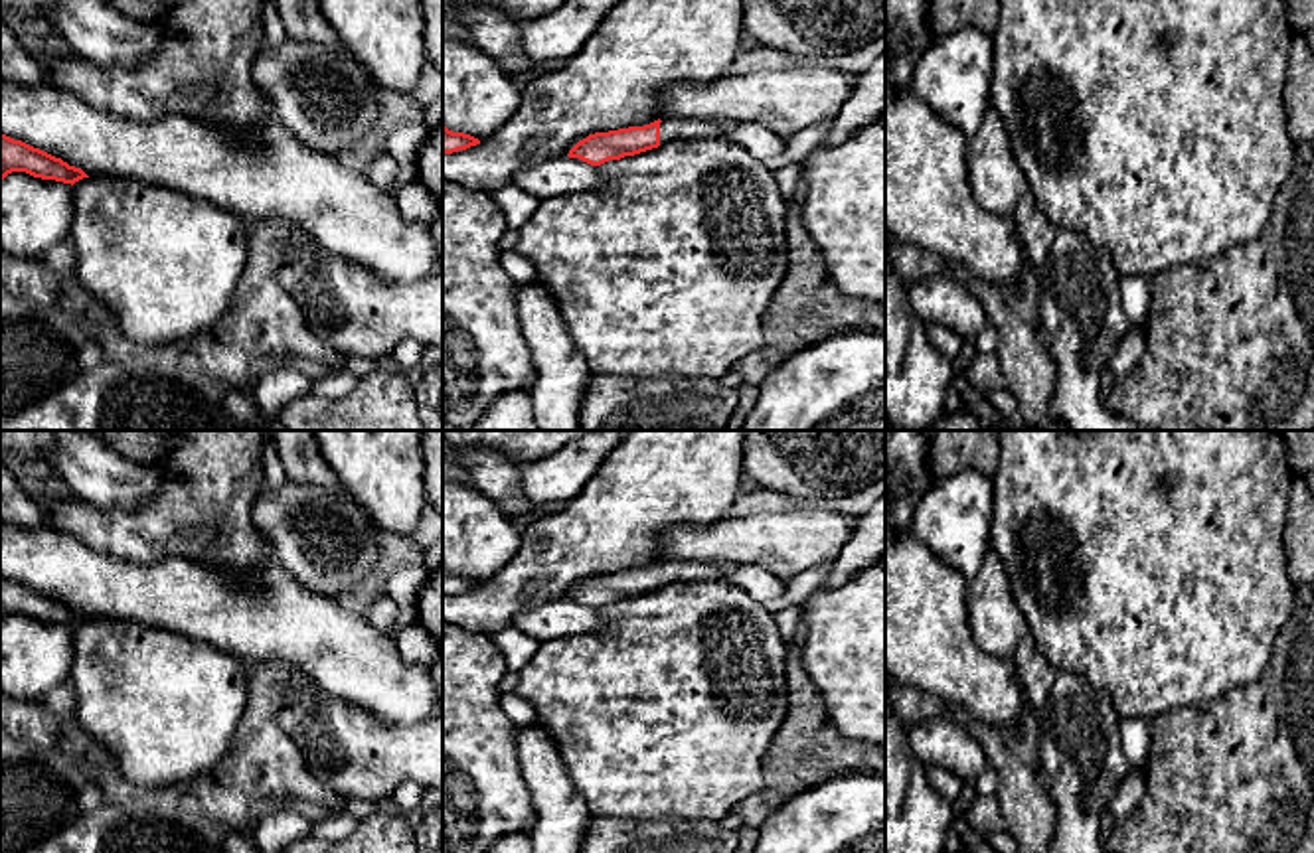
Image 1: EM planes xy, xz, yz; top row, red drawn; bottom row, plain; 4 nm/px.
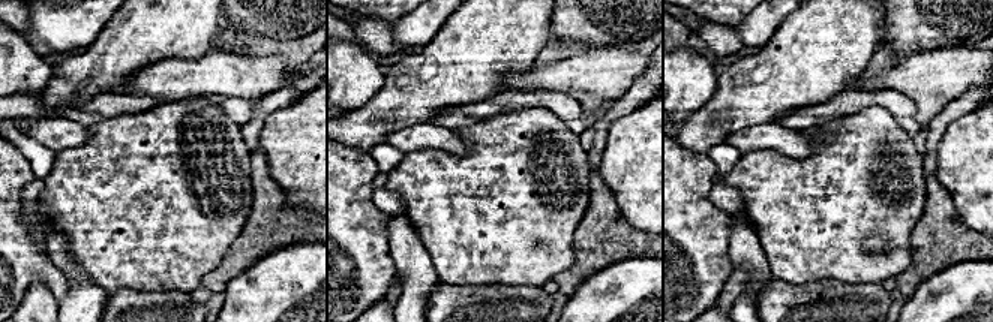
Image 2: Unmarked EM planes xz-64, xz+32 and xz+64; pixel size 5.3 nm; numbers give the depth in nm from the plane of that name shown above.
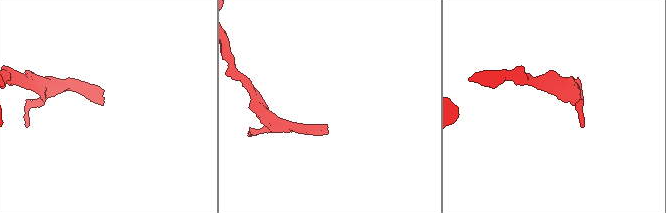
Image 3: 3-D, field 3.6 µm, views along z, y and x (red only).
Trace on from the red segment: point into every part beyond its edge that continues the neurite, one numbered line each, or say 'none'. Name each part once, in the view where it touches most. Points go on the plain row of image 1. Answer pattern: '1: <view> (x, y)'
1: xz (759, 583)

